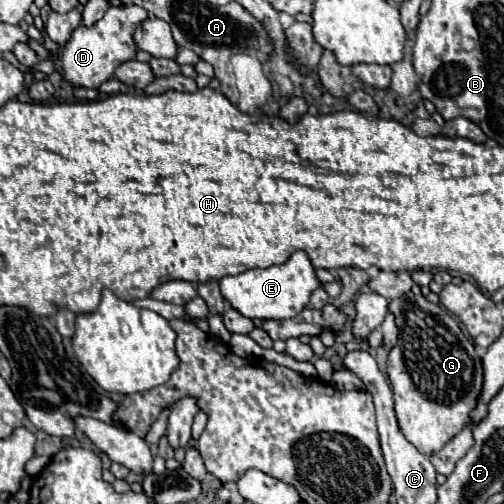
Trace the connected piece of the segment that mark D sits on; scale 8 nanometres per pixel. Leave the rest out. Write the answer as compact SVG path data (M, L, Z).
M111 6L105 16L93 26L79 26L71 40L61 48L61 68L63 80L79 88L99 88L103 82L113 78L113 70L135 58L137 46L133 42L133 30L139 22L147 18L147 12L141 6Z

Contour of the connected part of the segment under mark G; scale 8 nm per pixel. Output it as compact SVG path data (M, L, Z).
M411 290L399 298L389 300L389 312L395 316L399 328L399 340L391 348L387 358L387 376L393 388L395 412L405 438L425 456L441 450L449 438L453 438L469 420L469 412L475 408L481 386L483 368L473 342L461 332L455 318L441 304L431 304L425 296L413 294Z

